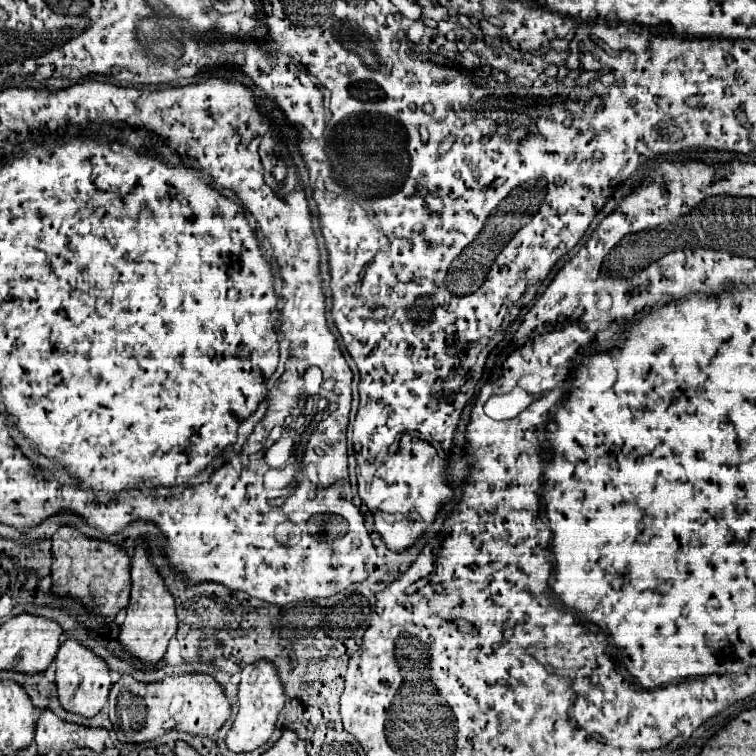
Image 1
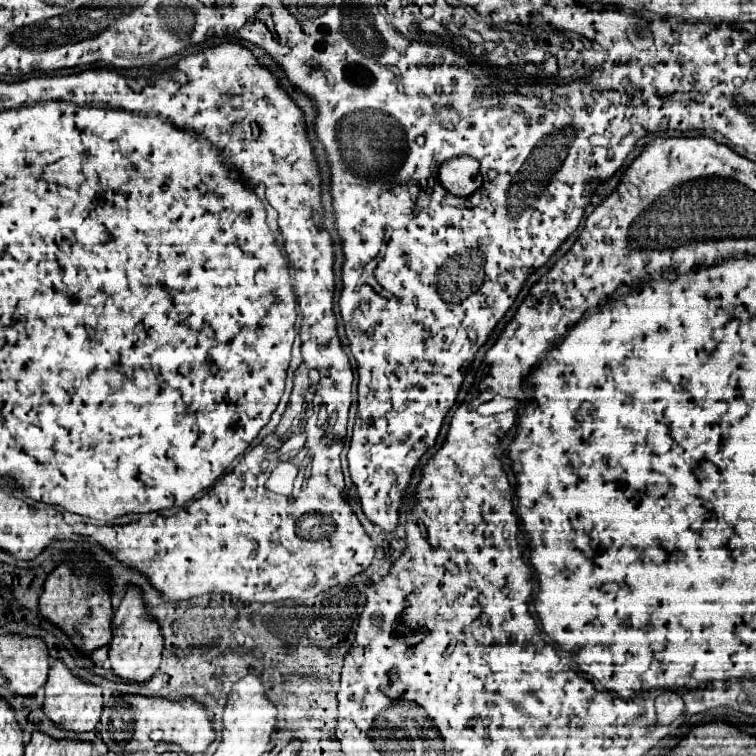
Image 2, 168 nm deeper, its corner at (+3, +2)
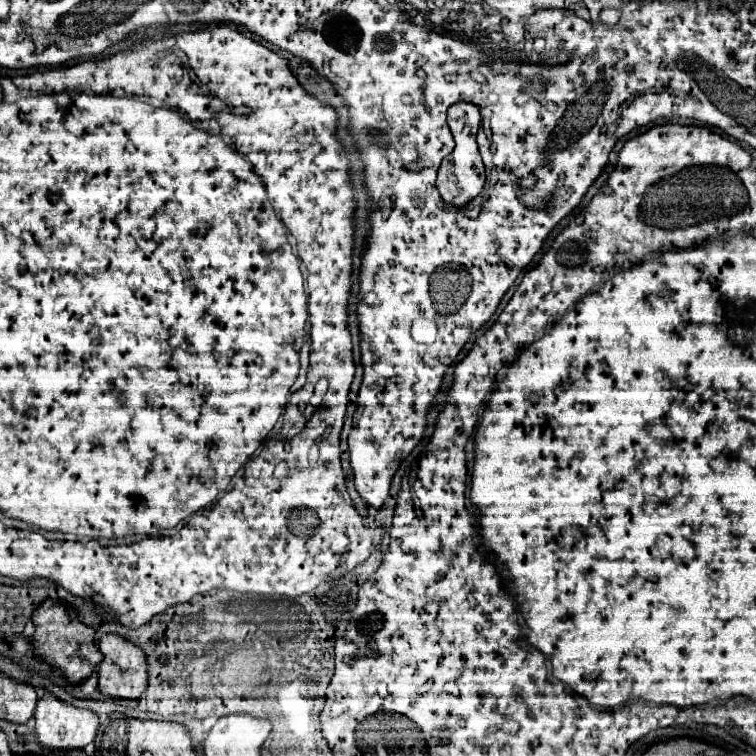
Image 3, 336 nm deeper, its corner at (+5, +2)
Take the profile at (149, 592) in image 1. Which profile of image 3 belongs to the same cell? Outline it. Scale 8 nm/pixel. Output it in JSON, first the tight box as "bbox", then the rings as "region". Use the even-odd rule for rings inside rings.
{"bbox":[99,634,147,700],"region":[[[105,634],[99,640],[99,650],[103,652],[103,662],[99,664],[99,690],[105,698],[123,698],[123,700],[137,700],[143,696],[147,688],[147,662],[145,654],[139,646],[127,642],[117,634]]]}

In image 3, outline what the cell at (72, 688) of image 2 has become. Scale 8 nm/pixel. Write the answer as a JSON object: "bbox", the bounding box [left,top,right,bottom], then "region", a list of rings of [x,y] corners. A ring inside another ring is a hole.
{"bbox":[35,690,97,750],"region":[[[43,690],[35,708],[35,738],[43,750],[85,750],[97,736],[97,714],[59,702],[49,690]]]}

